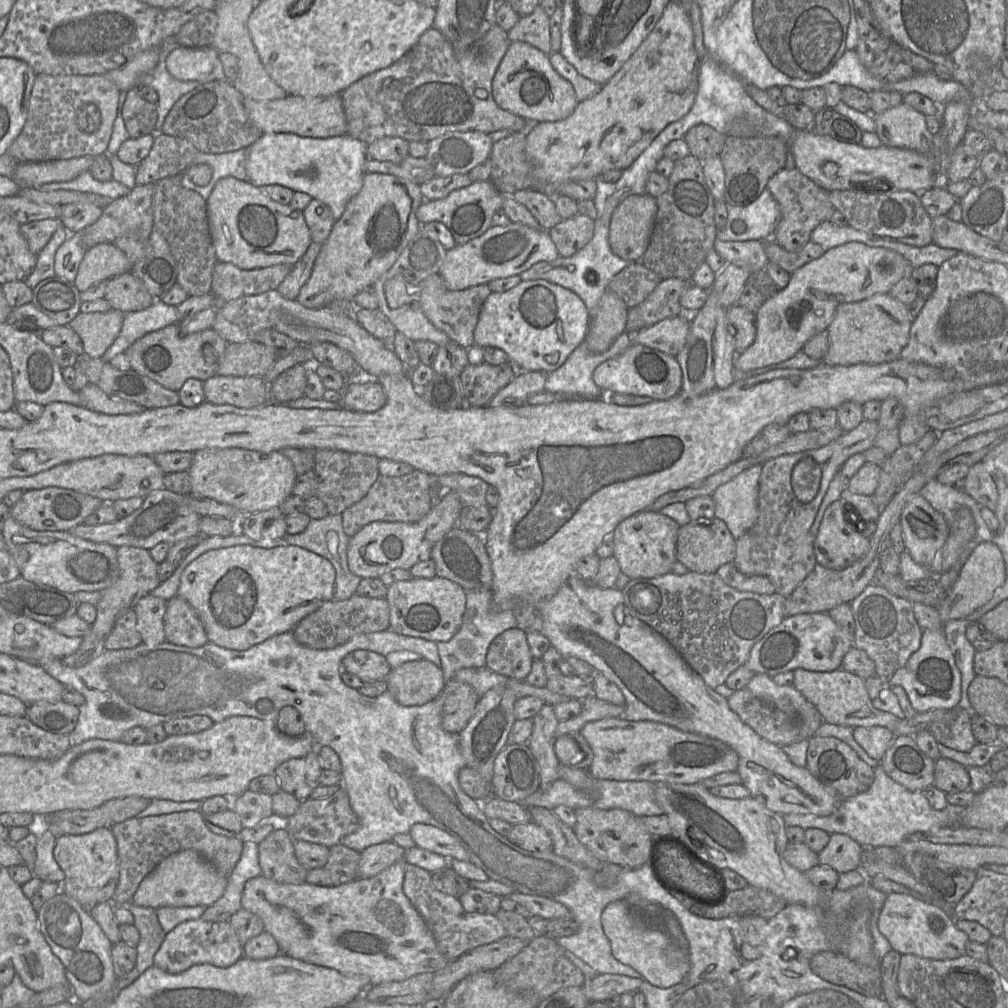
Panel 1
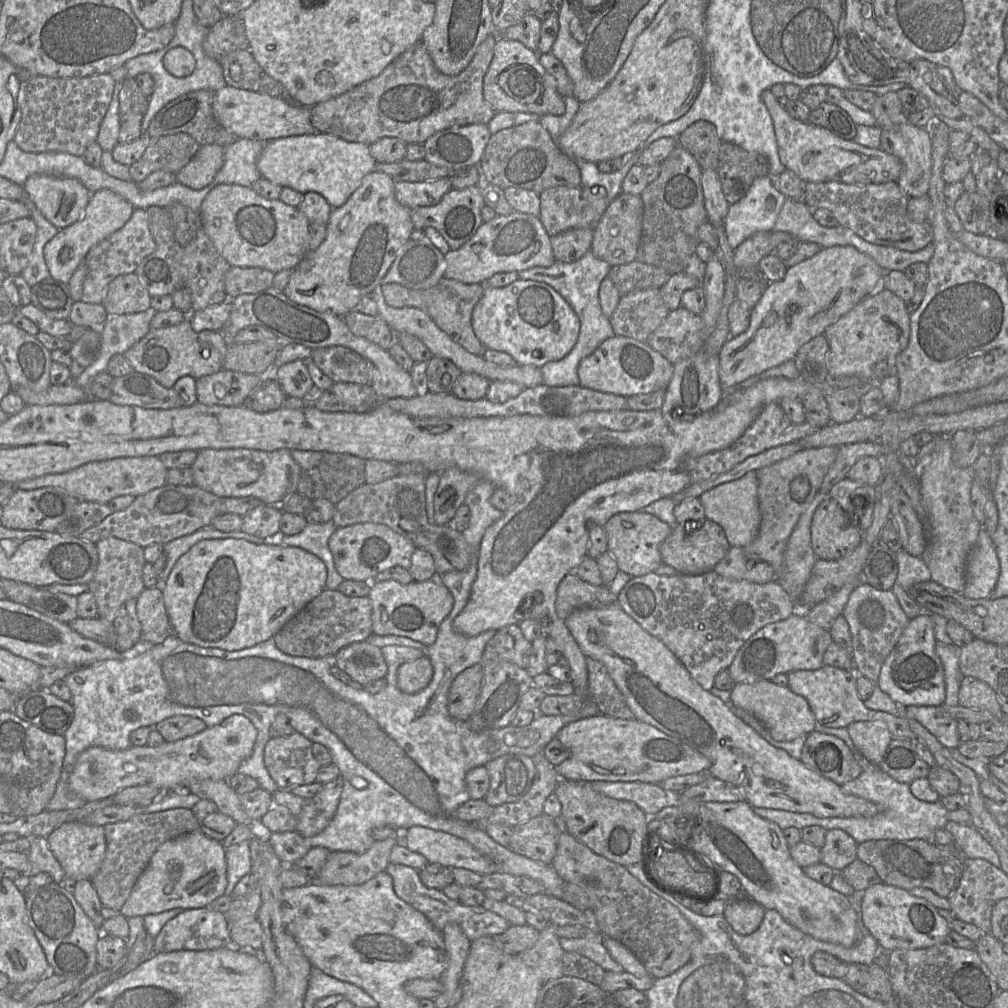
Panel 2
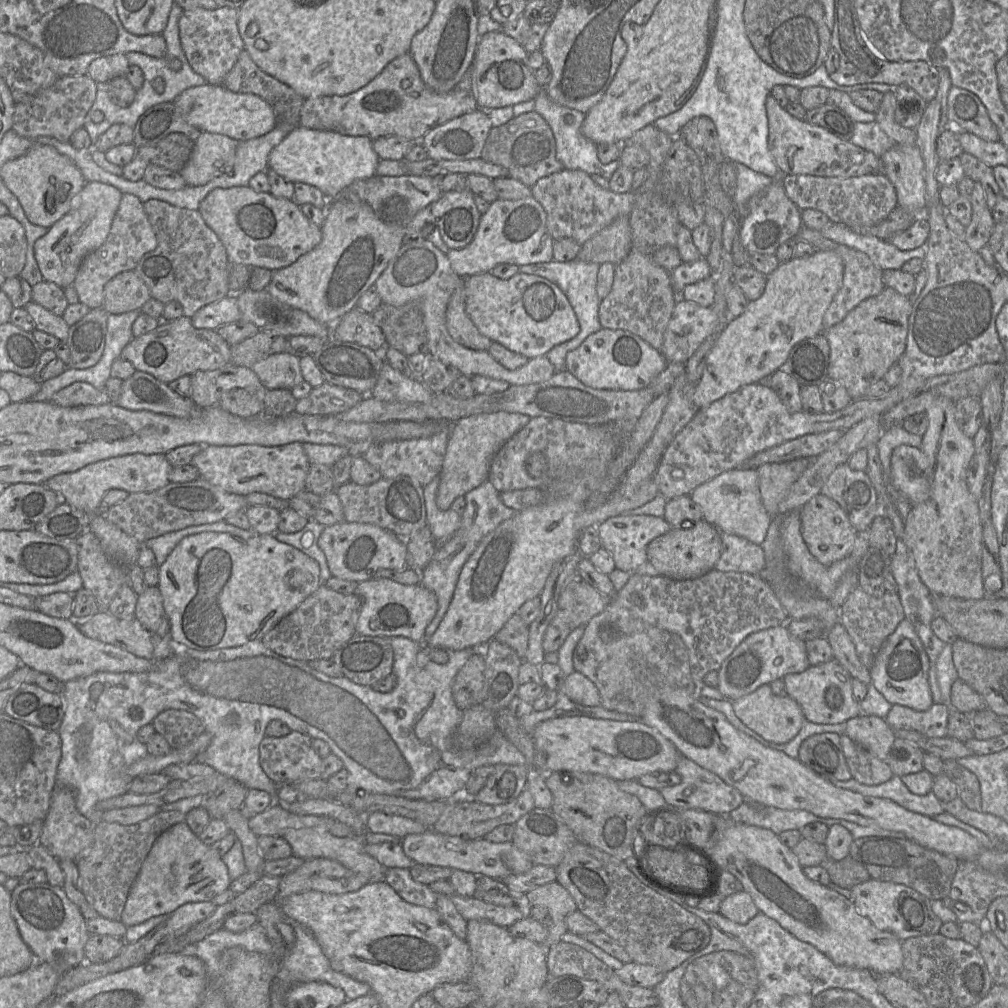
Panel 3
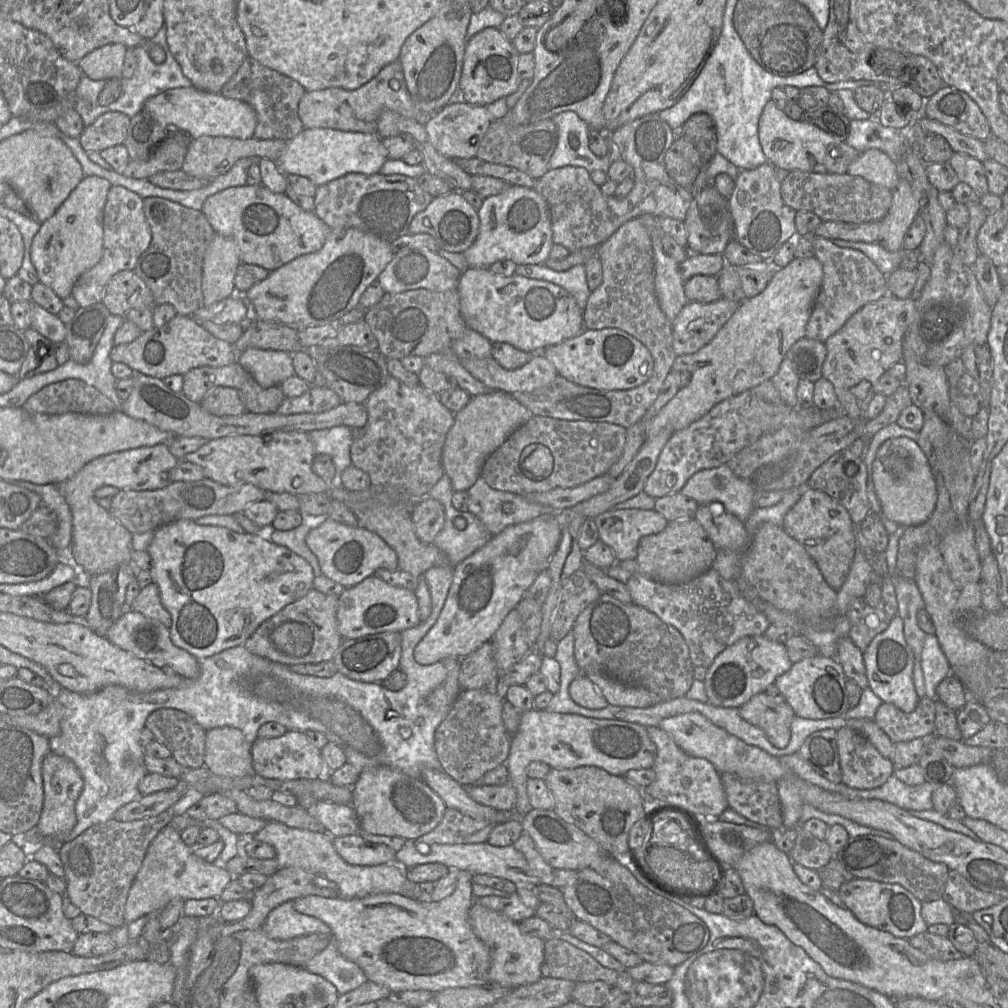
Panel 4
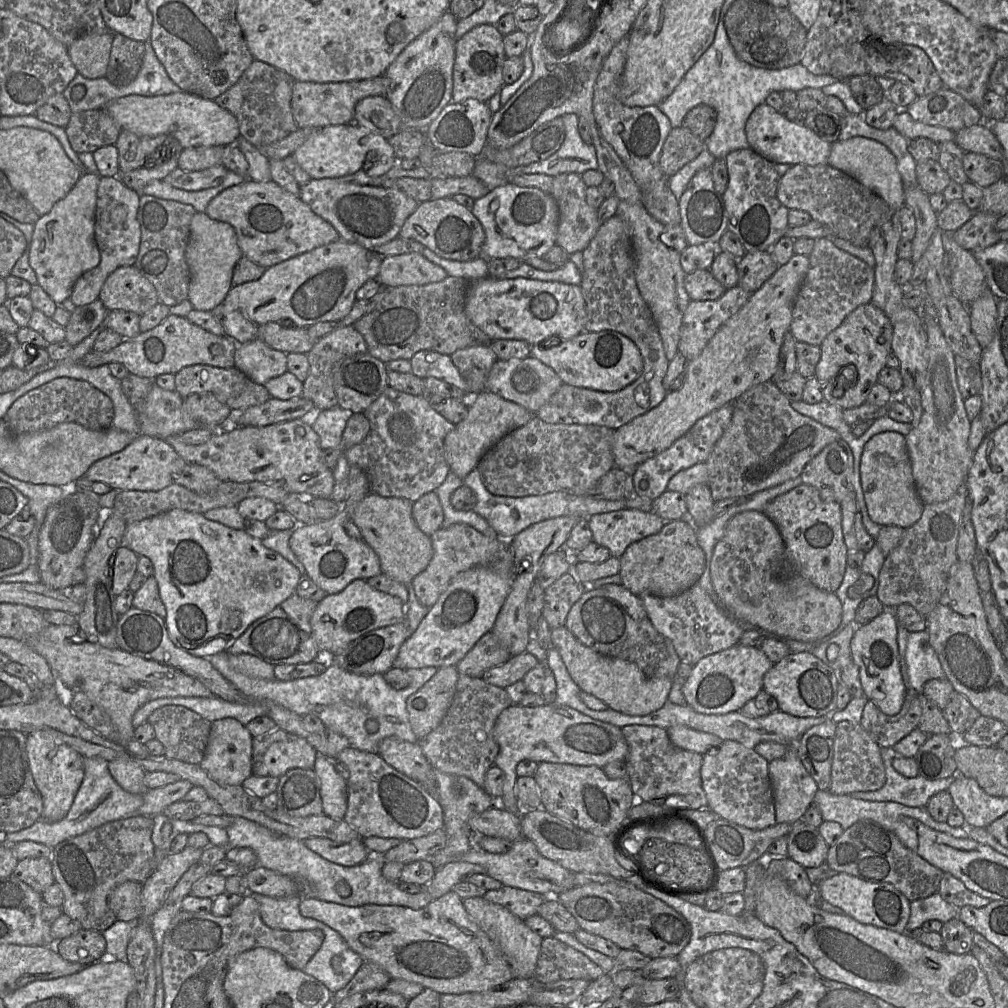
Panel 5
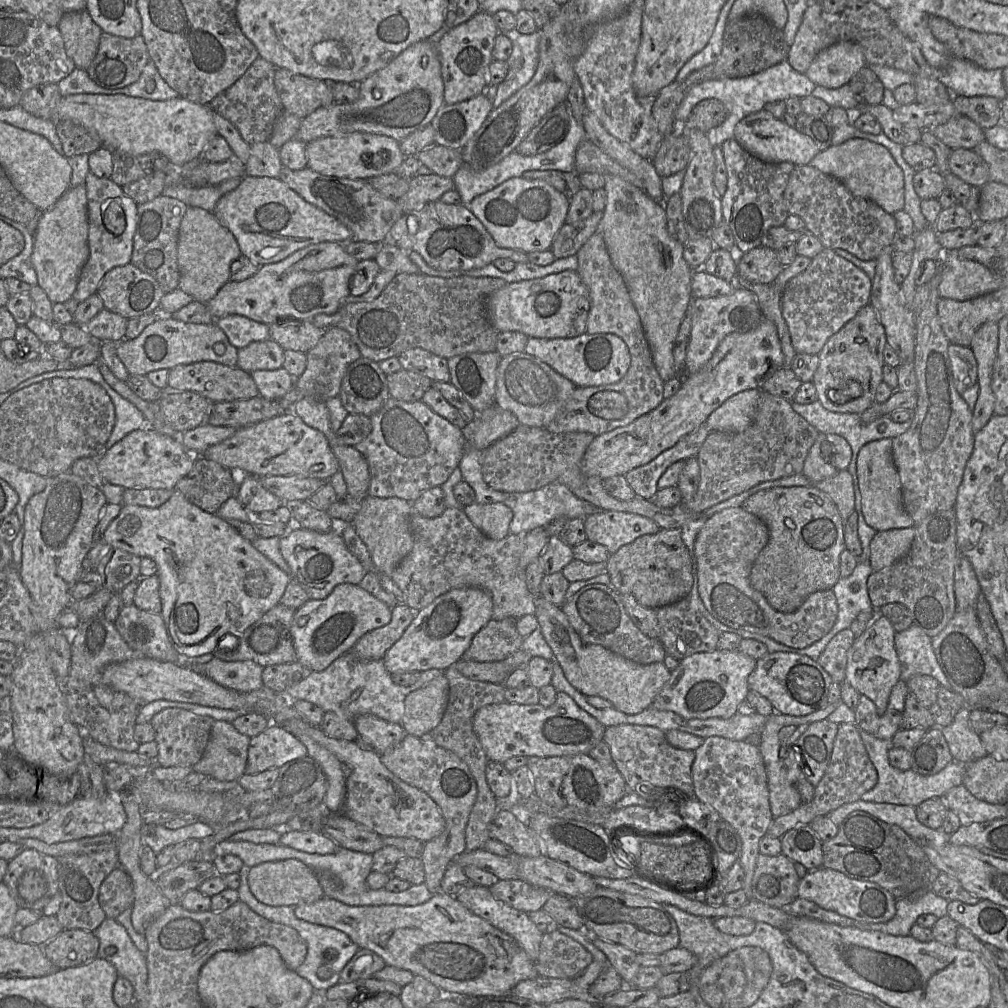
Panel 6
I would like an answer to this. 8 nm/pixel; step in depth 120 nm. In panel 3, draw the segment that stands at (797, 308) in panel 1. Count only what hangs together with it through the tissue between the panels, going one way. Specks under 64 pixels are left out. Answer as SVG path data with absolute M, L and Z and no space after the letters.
M816 251L807 258L781 263L767 276L762 296L749 301L740 316L730 318L709 352L702 376L695 384L695 405L706 408L744 385L768 379L783 366L797 343L823 334L823 316L842 286L843 272L843 261L833 251Z

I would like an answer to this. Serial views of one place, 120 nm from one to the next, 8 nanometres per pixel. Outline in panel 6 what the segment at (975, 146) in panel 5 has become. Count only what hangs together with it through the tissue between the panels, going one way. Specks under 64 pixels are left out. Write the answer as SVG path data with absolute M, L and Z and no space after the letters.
M961 115L927 130L952 150L973 149L985 140L984 130L968 117Z

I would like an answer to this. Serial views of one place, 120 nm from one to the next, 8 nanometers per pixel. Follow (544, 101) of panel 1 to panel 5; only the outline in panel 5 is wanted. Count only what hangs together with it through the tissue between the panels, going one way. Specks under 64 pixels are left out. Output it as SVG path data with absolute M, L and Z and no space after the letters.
M495 25L476 26L457 39L453 65L452 102L460 103L467 99L476 99L486 103L505 85L502 70L506 58L503 36Z

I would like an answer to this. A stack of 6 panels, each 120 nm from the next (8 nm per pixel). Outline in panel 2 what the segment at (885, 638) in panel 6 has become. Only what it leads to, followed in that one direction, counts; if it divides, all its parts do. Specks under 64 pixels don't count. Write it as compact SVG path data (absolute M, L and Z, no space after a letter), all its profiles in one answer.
M931 614L910 619L896 646L885 659L875 685L903 708L941 706L944 703L944 668L935 651L935 630Z

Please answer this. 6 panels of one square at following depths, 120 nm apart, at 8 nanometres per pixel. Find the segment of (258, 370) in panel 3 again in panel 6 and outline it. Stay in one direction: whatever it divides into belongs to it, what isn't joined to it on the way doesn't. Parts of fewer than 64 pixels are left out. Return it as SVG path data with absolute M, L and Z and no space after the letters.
M274 340L256 341L238 350L238 366L252 373L256 370L276 370L283 366L284 349Z

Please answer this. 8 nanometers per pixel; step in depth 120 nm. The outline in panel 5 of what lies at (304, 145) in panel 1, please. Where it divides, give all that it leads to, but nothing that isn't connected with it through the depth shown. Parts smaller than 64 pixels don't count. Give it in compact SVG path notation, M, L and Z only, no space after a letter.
M356 123L316 128L292 155L311 179L340 177L357 171L369 176L382 176L398 163L386 138Z

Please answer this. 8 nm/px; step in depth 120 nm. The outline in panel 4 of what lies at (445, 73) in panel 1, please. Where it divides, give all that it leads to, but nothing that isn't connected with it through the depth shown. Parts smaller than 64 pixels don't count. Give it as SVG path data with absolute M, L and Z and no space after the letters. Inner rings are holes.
M398 60L385 65L371 80L357 89L347 90L339 87L332 87L322 90L306 91L299 101L298 116L304 128L330 128L349 132L376 134L377 120L384 110L397 112L405 117L421 122L422 124L432 115L420 110L413 102L407 90L401 63ZM392 79L400 83L400 87L397 90L394 90L389 85Z

